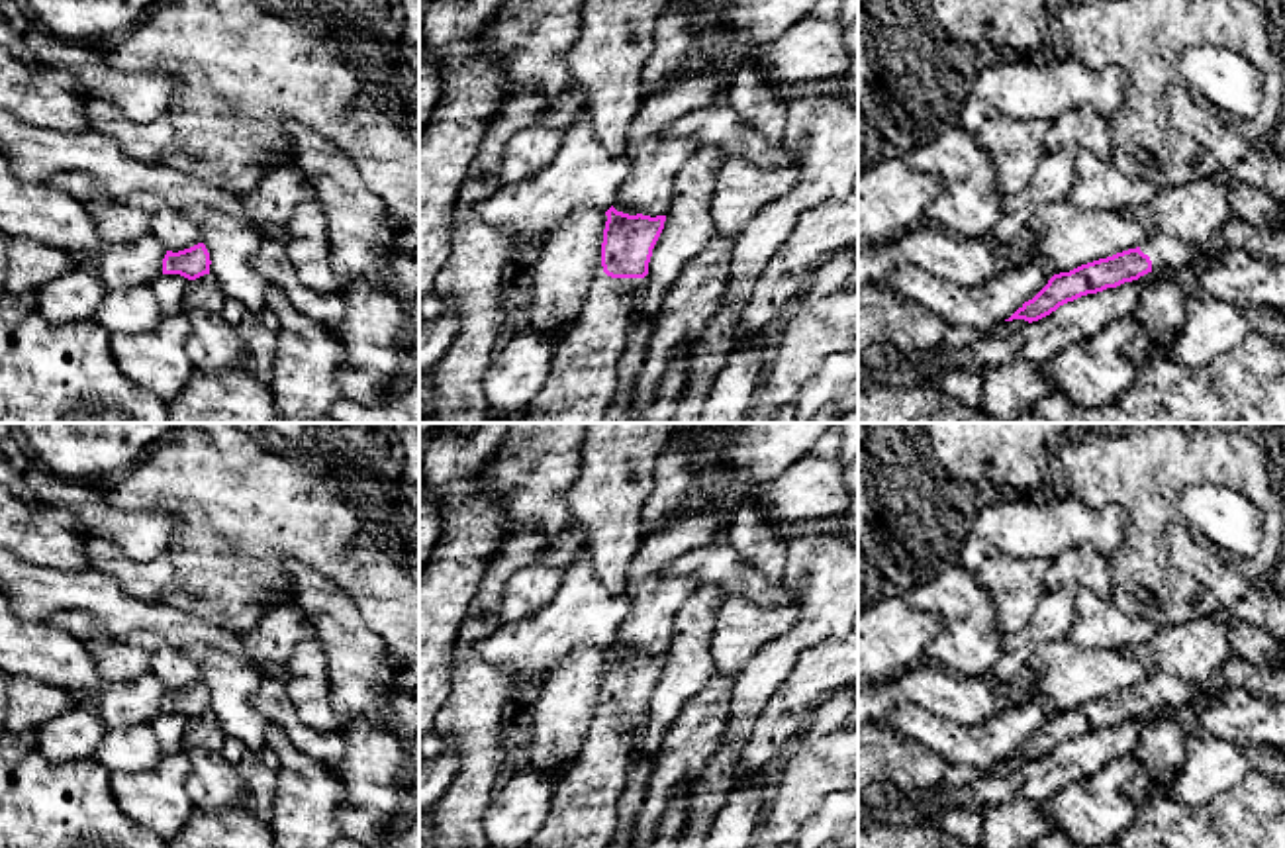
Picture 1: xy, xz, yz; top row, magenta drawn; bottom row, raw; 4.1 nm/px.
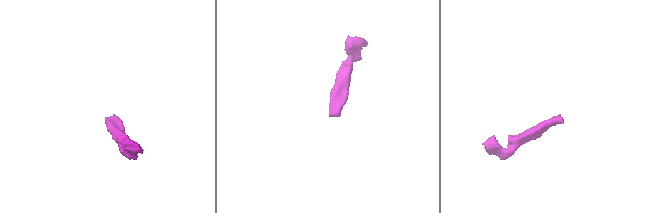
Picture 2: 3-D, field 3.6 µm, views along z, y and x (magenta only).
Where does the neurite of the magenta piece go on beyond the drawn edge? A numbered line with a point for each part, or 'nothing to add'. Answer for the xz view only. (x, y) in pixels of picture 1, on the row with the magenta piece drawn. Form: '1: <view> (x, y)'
1: xz (582, 380)

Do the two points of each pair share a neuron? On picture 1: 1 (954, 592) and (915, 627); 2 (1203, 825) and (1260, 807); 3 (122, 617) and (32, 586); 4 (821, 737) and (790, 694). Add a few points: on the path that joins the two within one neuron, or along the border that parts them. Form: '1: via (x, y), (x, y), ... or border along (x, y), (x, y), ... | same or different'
1: border along (902, 596), (941, 619), (923, 659) | different
2: via (1217, 825), (1242, 825), (1246, 821) | same
3: via (100, 596), (91, 590), (53, 590) | same
4: border along (837, 690), (808, 715), (782, 756) | different

